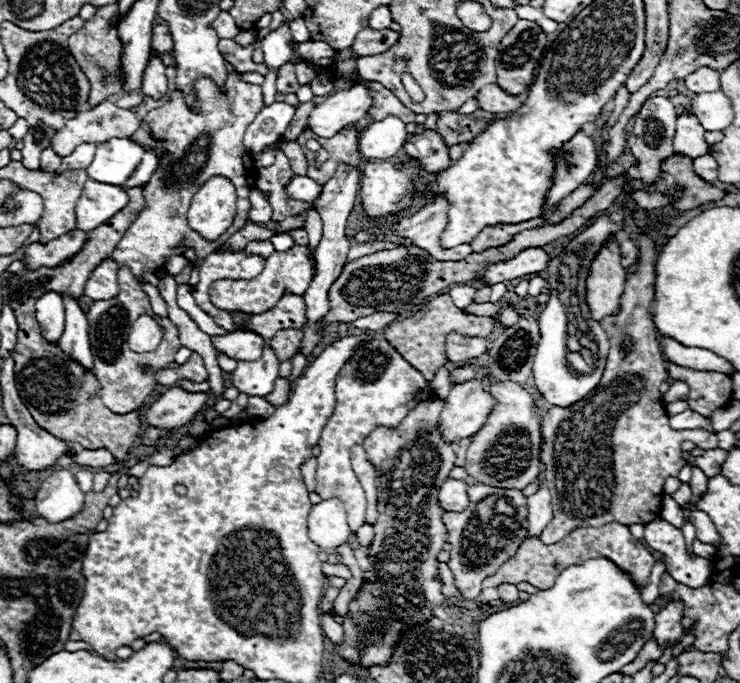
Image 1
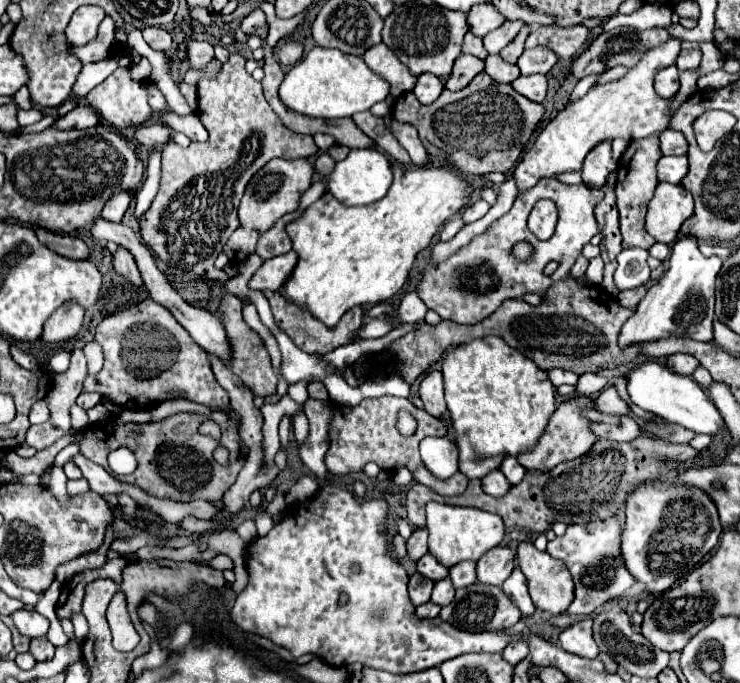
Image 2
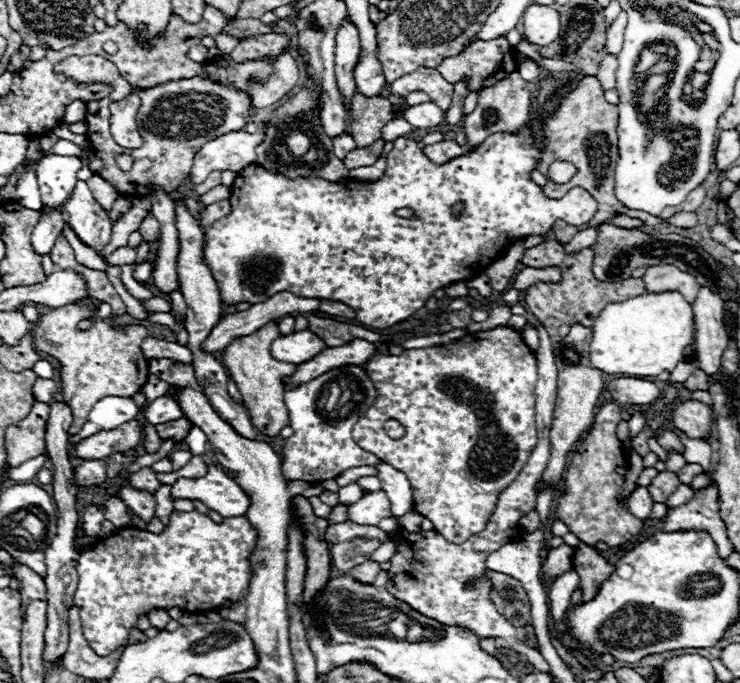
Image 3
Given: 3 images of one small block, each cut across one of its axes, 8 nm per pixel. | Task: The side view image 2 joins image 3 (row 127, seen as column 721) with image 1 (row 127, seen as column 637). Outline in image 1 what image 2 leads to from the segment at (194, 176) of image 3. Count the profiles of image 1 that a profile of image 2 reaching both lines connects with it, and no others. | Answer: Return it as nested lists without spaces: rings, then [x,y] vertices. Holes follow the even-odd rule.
[[[356,84],[348,90],[340,90],[328,96],[312,110],[308,128],[322,138],[332,138],[340,128],[364,118],[372,106],[372,96],[366,84]]]

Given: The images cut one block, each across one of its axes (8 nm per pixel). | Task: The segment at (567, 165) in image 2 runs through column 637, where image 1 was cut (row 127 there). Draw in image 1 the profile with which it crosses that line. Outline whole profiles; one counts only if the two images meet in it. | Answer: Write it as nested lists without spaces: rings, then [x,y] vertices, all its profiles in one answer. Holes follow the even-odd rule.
[[[102,102],[88,112],[80,112],[80,116],[72,118],[60,132],[56,132],[52,146],[56,154],[70,156],[76,146],[84,142],[100,144],[112,136],[132,136],[138,126],[140,120],[134,112],[118,108],[112,102]]]

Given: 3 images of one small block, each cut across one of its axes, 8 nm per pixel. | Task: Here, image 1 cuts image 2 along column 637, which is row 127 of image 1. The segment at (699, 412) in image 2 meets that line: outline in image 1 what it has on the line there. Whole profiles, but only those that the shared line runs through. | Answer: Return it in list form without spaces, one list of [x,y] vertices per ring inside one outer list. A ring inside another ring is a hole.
[[[388,116],[360,132],[360,154],[370,160],[388,160],[398,154],[404,142],[406,124],[398,116]]]

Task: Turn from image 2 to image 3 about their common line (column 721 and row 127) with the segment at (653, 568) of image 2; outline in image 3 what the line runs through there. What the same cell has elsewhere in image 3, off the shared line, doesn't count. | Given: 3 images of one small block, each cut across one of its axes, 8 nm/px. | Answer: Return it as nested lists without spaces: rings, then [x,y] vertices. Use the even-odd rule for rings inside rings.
[[[532,120],[532,124],[526,124],[516,134],[496,132],[468,154],[456,156],[446,164],[428,160],[414,140],[396,138],[386,160],[386,172],[376,182],[360,182],[354,178],[342,178],[338,182],[320,178],[288,180],[258,164],[250,164],[244,172],[238,172],[232,184],[232,212],[204,232],[204,258],[212,268],[222,302],[256,304],[286,290],[304,298],[344,302],[356,312],[358,322],[372,328],[388,328],[410,318],[434,290],[476,278],[514,240],[544,236],[556,220],[574,226],[586,224],[598,210],[592,194],[582,188],[572,188],[564,198],[552,200],[532,182],[536,160],[542,156],[534,126]],[[456,202],[464,206],[458,218],[452,216]],[[398,208],[410,208],[414,216],[400,218],[394,214]]]

